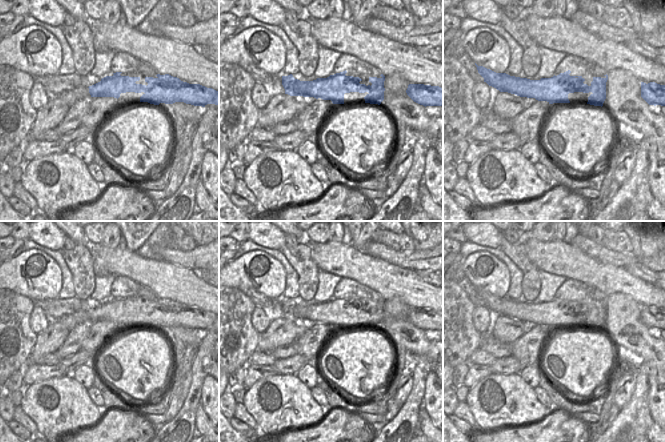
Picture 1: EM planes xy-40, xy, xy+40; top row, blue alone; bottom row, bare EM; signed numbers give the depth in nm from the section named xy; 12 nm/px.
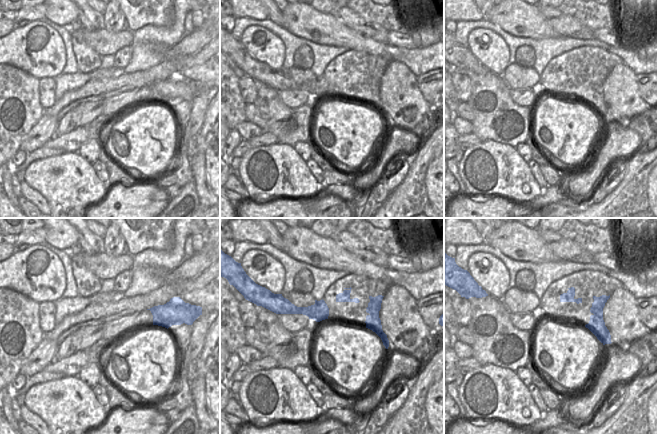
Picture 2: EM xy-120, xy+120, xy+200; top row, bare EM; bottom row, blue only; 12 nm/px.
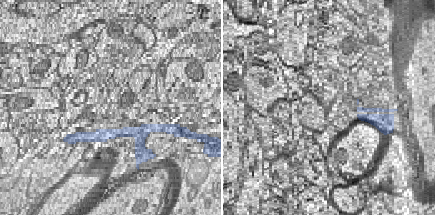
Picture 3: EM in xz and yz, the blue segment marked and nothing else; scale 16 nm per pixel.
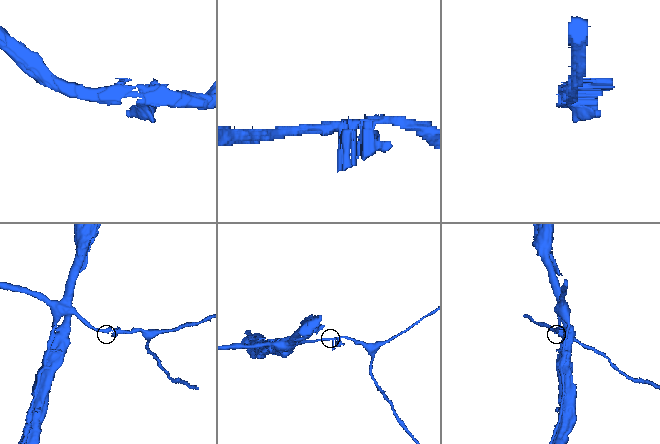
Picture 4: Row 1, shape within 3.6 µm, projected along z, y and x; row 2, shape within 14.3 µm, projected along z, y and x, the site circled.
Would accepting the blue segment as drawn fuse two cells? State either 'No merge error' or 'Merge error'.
No merge error

